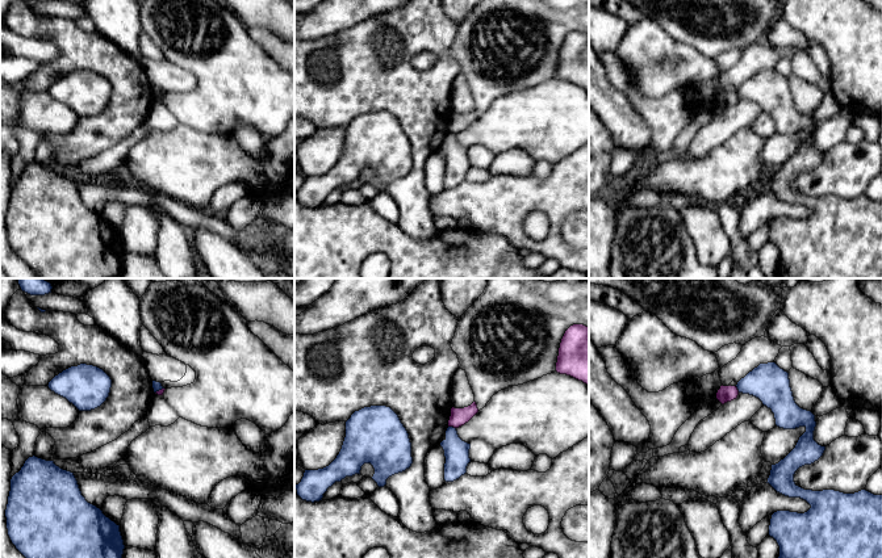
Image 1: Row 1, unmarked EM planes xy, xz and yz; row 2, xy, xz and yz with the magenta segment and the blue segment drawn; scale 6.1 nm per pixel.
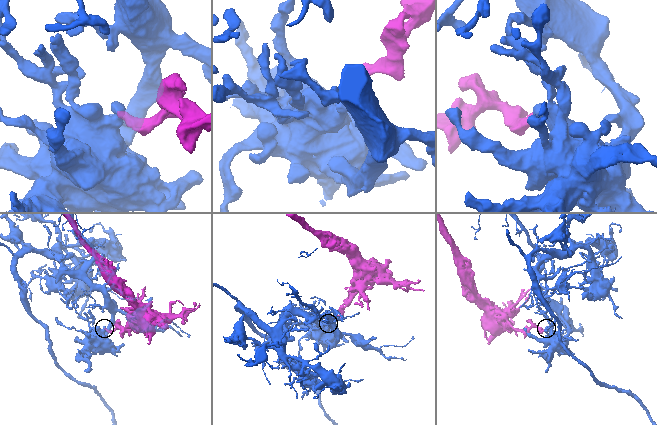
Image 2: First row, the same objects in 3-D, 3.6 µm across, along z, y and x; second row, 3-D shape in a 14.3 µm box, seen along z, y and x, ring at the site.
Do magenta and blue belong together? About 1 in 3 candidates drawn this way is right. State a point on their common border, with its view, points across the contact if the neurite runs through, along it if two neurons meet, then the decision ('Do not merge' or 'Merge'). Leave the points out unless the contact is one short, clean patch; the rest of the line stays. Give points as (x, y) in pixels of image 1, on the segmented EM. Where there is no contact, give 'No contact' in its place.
Touches magenta at xz (452, 426). Boundary: xz (448, 426), (455, 428). Do not merge

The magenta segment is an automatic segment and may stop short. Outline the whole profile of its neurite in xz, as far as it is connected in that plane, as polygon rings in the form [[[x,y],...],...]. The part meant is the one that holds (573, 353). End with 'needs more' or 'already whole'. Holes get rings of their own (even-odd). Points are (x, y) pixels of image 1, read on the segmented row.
[[[570,326],[560,343],[556,372],[589,386],[589,327]]]; already whole

